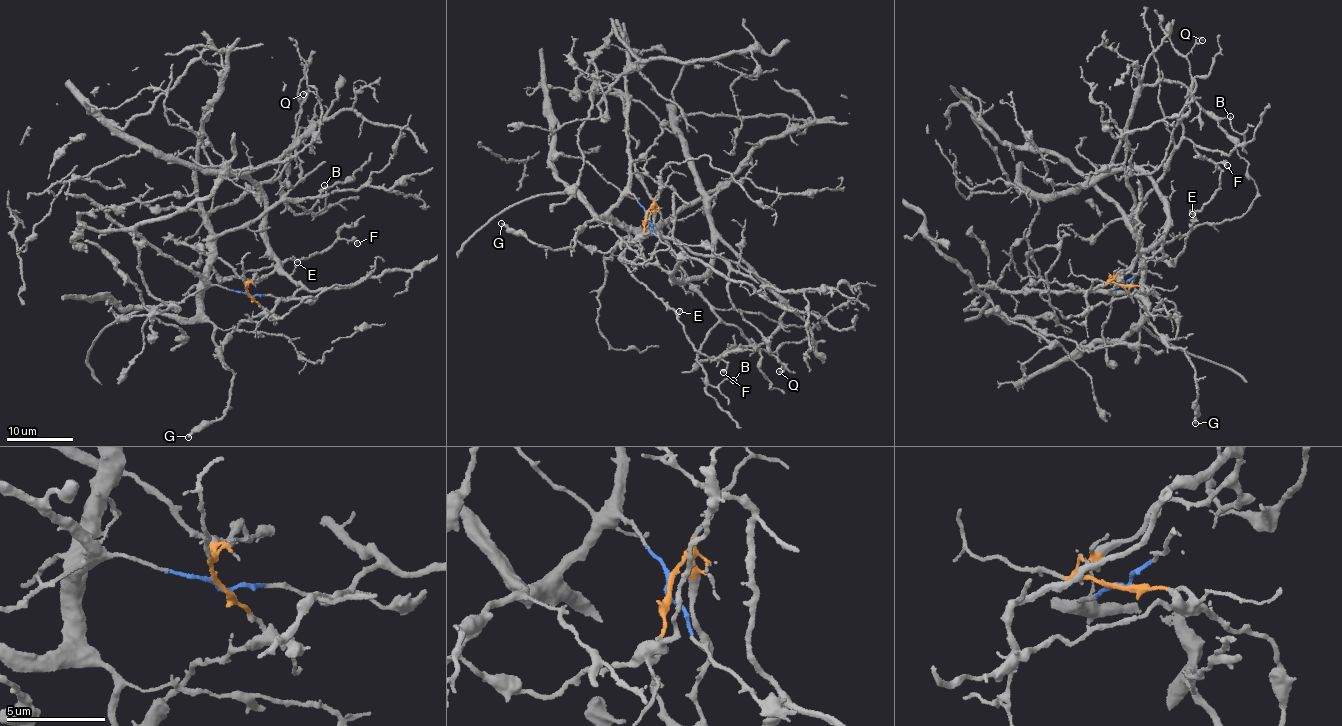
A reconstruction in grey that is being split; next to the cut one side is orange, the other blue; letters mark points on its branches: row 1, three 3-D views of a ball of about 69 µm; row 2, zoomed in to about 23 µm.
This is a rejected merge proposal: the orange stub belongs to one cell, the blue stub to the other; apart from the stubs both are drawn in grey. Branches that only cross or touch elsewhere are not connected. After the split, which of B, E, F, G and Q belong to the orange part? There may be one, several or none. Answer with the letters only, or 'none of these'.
none of these

